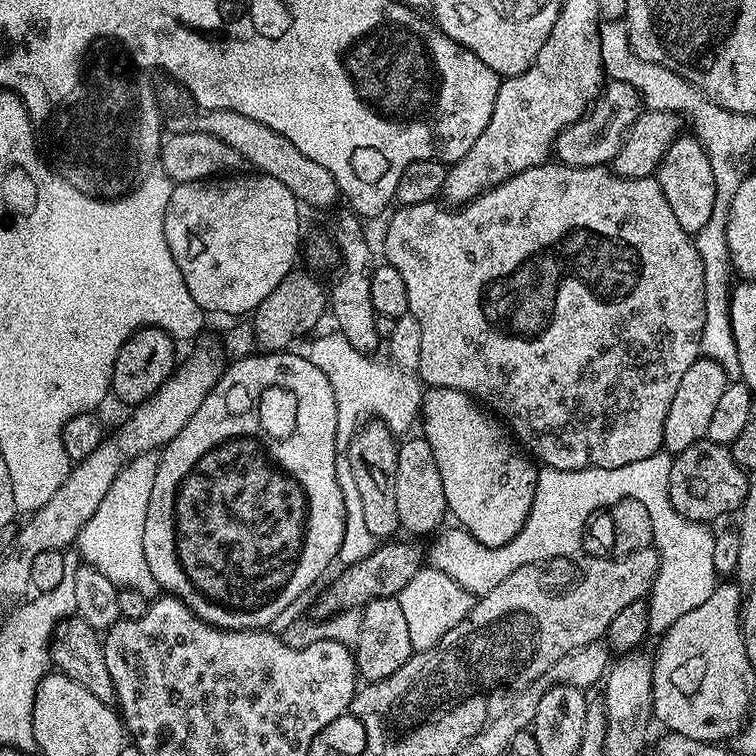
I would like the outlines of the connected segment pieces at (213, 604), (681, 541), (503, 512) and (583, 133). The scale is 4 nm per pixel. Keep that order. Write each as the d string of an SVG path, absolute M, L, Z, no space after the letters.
M295 350L267 352L261 351L259 354L249 354L233 359L231 363L225 367L220 374L220 380L216 387L210 390L210 394L206 394L206 398L202 402L202 406L198 406L198 410L194 410L194 414L190 418L190 422L186 422L186 426L182 426L182 430L178 430L178 434L168 444L164 445L158 456L156 473L154 474L154 490L150 490L150 506L146 510L146 530L142 530L142 550L146 550L146 566L150 566L150 574L154 574L154 578L158 582L158 586L167 595L176 596L184 605L195 614L199 620L205 620L208 624L213 624L216 628L227 628L230 632L250 632L253 630L264 630L299 598L303 592L308 592L316 584L316 579L331 566L332 562L337 559L339 547L342 546L344 534L344 504L343 496L339 491L338 478L335 476L335 458L338 453L336 440L338 441L338 433L336 430L336 403L334 402L334 390L330 386L330 382L326 382L326 374L322 374L322 370L318 370L318 366L314 366L308 361L307 355L294 352Z
M657 454L650 458L642 458L642 462L636 462L636 472L628 472L626 466L622 466L620 472L620 482L644 482L650 494L646 498L646 510L650 513L654 547L660 555L654 591L650 596L650 608L654 613L655 627L660 627L660 630L668 629L674 622L678 622L678 618L682 618L682 614L702 606L702 602L706 602L706 598L714 594L718 583L714 570L713 529L708 529L711 527L707 523L688 520L682 514L678 514L678 510L674 510L674 502L670 502L666 486L670 482L672 462L671 455Z
M428 388L423 393L422 428L423 424L422 435L434 450L434 460L438 462L438 470L442 474L442 490L446 494L448 511L453 517L456 515L455 523L472 533L478 542L491 548L503 548L509 544L524 529L532 509L537 465L491 411L485 410L468 393L457 388Z
M611 81L596 97L595 104L585 116L561 132L554 145L554 156L561 164L575 168L599 168L613 163L626 138L626 134L640 117L642 101L640 94L624 82Z

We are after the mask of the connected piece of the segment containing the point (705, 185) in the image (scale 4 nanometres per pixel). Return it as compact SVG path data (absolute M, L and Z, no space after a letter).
M681 134L666 150L658 169L658 179L662 186L662 194L666 194L666 202L670 202L670 210L674 210L674 218L678 218L678 226L689 234L695 234L706 226L710 213L714 211L714 170L710 170L710 158L700 141L691 134Z

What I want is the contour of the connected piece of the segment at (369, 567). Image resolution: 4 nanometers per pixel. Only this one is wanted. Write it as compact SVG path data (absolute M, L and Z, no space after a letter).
M397 539L395 542L384 542L377 546L373 552L362 562L349 564L343 569L344 573L325 590L317 602L316 608L325 617L347 609L363 609L364 605L383 596L399 597L400 592L418 574L420 568L425 567L426 552L416 544L407 544L406 541Z

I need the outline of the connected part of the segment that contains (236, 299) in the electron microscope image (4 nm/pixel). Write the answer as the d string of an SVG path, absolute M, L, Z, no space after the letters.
M240 175L176 184L166 206L164 229L170 254L174 254L178 270L182 270L186 290L190 290L194 302L198 302L198 306L208 314L225 312L228 316L240 316L243 312L255 313L263 299L294 271L297 267L296 256L298 260L302 252L302 205L296 195L286 190L286 186L282 186L282 182L273 176Z

